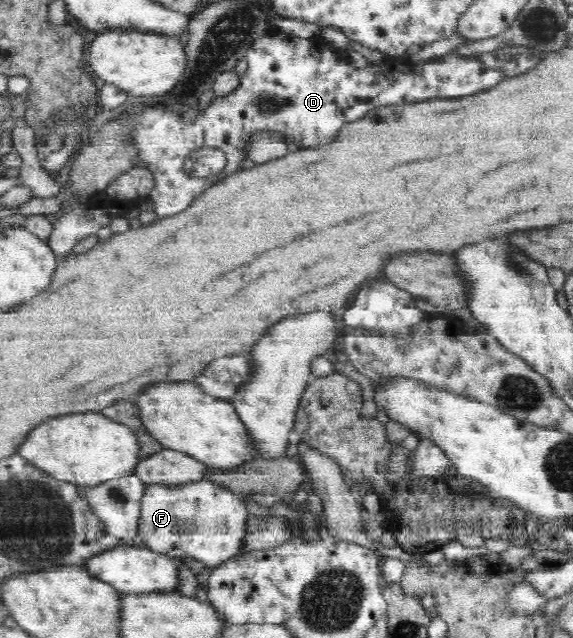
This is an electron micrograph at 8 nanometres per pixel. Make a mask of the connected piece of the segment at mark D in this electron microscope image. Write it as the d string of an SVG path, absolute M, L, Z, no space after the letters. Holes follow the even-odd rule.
M274 30L269 31L266 35L258 37L256 40L253 40L253 43L249 46L247 53L244 57L243 63L243 72L240 75L240 84L237 86L237 89L234 89L230 94L213 98L211 102L209 102L209 106L205 106L203 110L199 108L199 100L195 101L195 104L185 106L185 108L174 108L174 106L167 106L163 104L155 104L153 106L145 106L143 108L133 108L130 113L125 112L122 115L117 116L117 121L121 121L121 139L123 139L123 143L125 145L129 145L129 147L133 147L133 151L138 154L138 161L143 162L147 169L154 174L155 186L153 190L150 192L149 200L153 203L155 218L163 219L167 218L167 216L173 216L173 214L179 214L179 212L183 212L183 210L187 210L189 206L191 206L191 202L195 200L195 196L199 196L203 190L207 190L211 188L214 184L217 184L223 178L227 178L227 176L231 176L233 174L237 174L237 172L241 172L243 170L243 162L249 159L249 155L247 155L247 147L249 143L252 141L252 138L257 134L269 134L276 135L284 138L287 142L293 142L298 147L303 149L308 149L311 147L316 147L319 144L328 143L334 141L336 139L337 133L340 131L340 128L344 126L345 123L351 122L353 120L357 120L359 118L363 118L369 111L372 111L374 108L383 107L393 104L410 104L410 103L419 103L422 101L429 101L432 99L449 99L449 98L458 98L465 97L468 95L476 94L480 91L488 90L493 86L499 84L499 81L502 81L506 78L505 74L501 72L501 70L493 70L493 68L487 68L486 64L477 58L477 57L465 57L464 55L459 55L457 50L453 50L439 57L435 57L430 59L429 61L423 61L415 64L408 64L401 57L385 57L381 64L370 64L367 66L363 66L363 68L357 68L357 64L349 64L349 56L345 53L339 53L335 51L333 48L330 48L324 45L319 37L314 37L312 39L307 39L304 37L295 37L287 34L283 34L281 32L276 32ZM201 147L215 147L219 150L223 151L226 157L226 166L225 169L215 175L207 176L204 179L193 178L183 174L183 164L185 158L188 156L192 150L201 148Z

